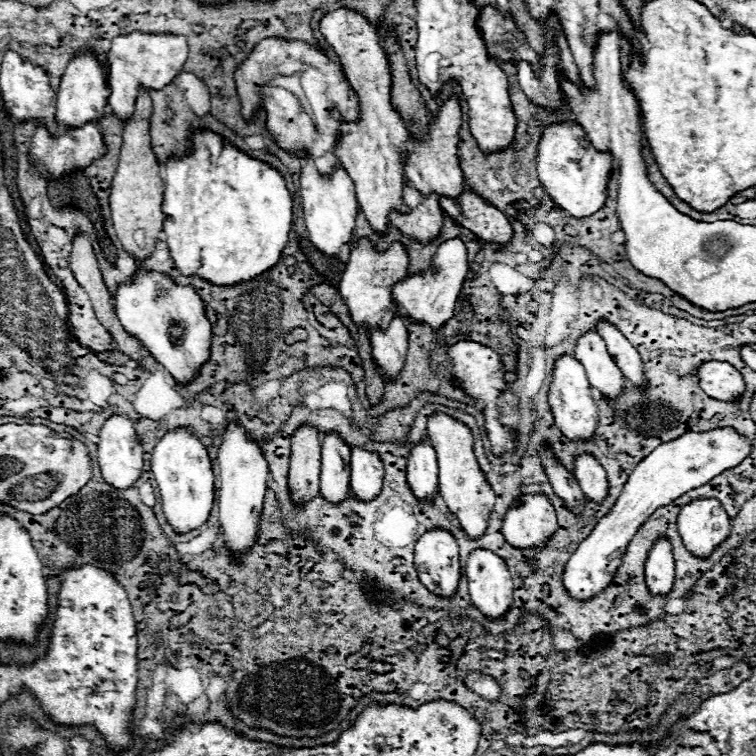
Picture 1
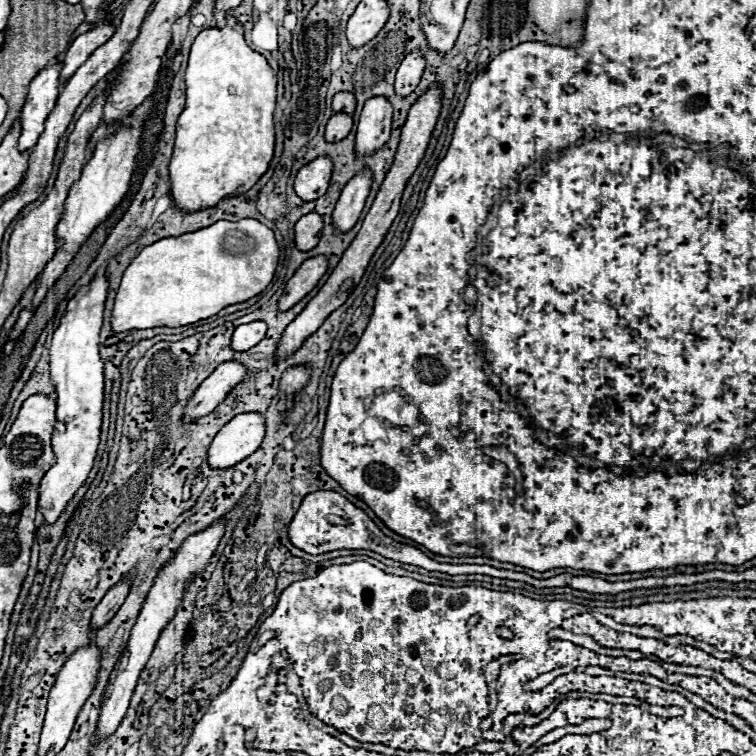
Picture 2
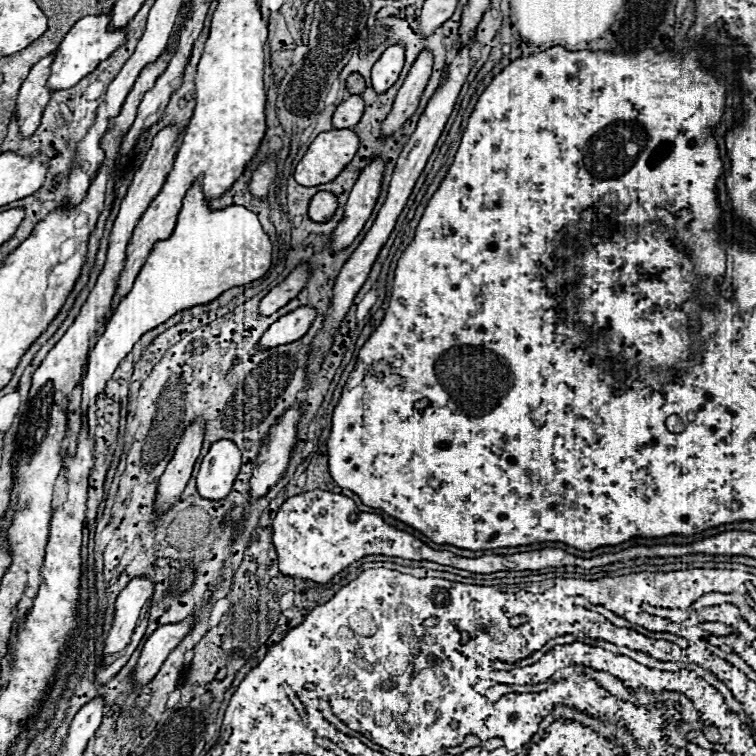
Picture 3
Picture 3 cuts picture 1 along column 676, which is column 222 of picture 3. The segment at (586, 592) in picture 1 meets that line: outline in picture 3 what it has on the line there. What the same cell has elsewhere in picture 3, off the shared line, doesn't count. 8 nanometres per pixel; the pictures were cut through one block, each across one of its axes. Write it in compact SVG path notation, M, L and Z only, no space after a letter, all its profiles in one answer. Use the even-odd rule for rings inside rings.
M232 440L214 442L198 470L198 492L206 500L222 500L238 476L240 458L240 450Z

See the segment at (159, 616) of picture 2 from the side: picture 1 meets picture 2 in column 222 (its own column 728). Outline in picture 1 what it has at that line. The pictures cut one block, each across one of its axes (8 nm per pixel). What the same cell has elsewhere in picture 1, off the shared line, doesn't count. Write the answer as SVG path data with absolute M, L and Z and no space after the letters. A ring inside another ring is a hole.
M698 498L682 506L678 532L692 554L708 556L730 534L730 518L716 498Z

